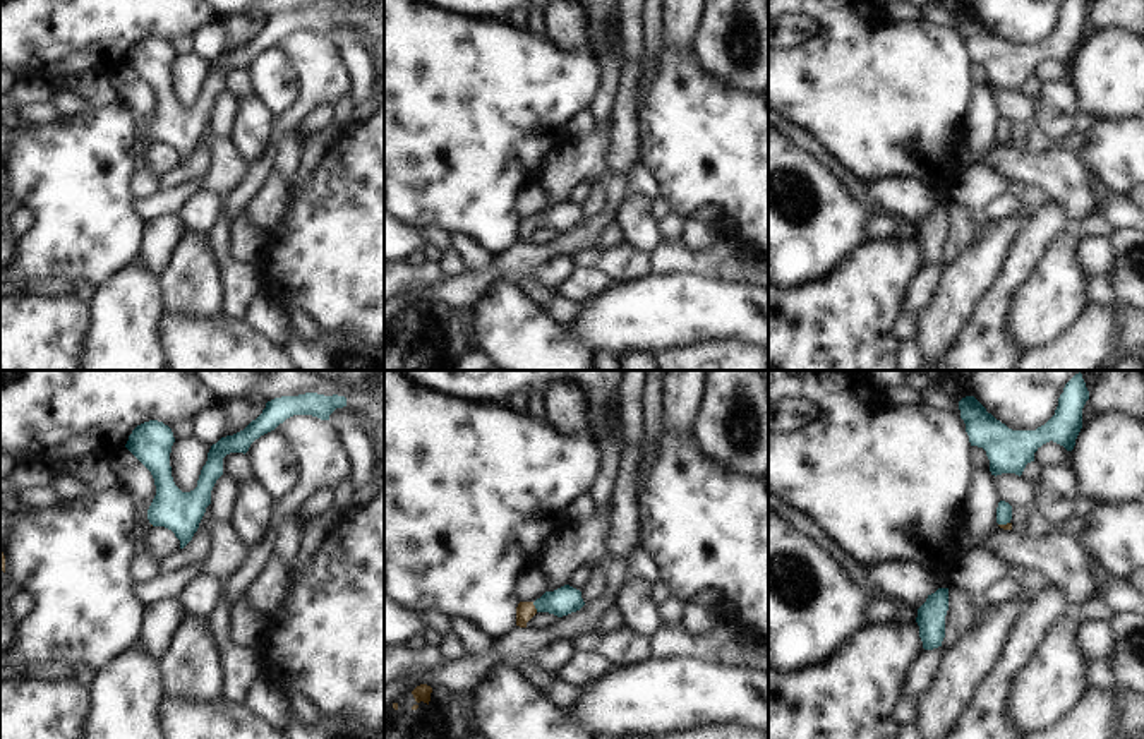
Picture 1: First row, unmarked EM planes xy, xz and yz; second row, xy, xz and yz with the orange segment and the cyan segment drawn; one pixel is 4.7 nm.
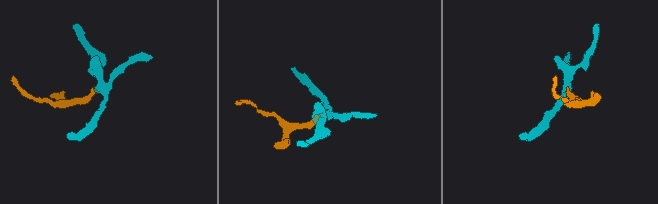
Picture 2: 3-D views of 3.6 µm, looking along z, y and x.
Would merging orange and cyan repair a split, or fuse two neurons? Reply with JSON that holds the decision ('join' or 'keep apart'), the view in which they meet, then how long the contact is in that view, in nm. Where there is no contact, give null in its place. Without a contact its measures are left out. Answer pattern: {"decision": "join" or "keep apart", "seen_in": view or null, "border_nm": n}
{"decision": "join", "seen_in": "xz", "border_nm": 50}

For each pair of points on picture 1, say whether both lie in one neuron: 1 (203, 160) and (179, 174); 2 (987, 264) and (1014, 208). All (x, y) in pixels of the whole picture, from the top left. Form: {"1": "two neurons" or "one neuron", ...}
{"1": "one neuron", "2": "two neurons"}

